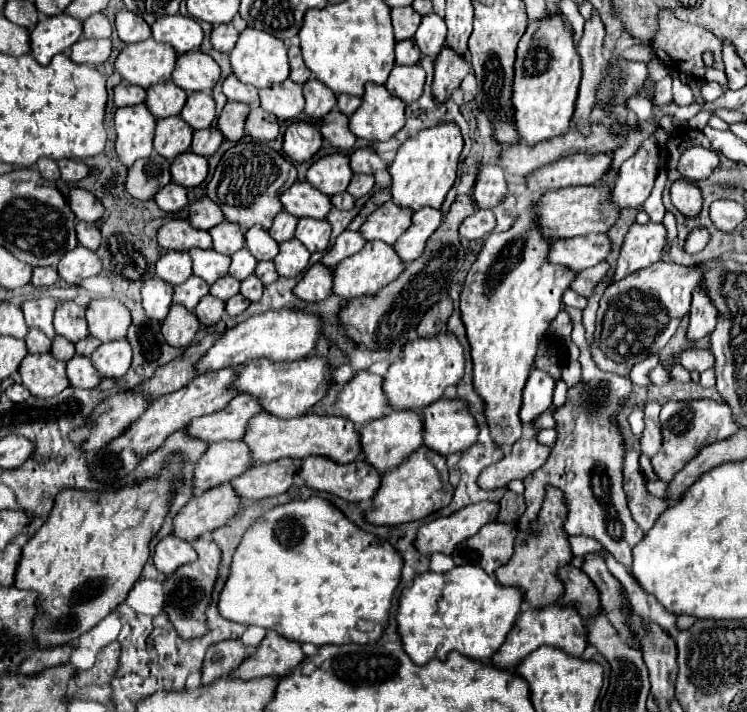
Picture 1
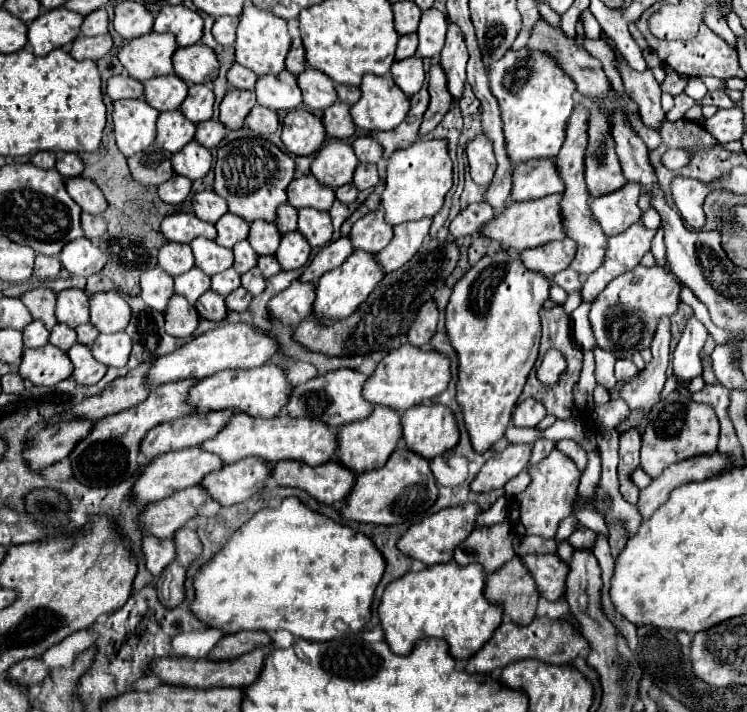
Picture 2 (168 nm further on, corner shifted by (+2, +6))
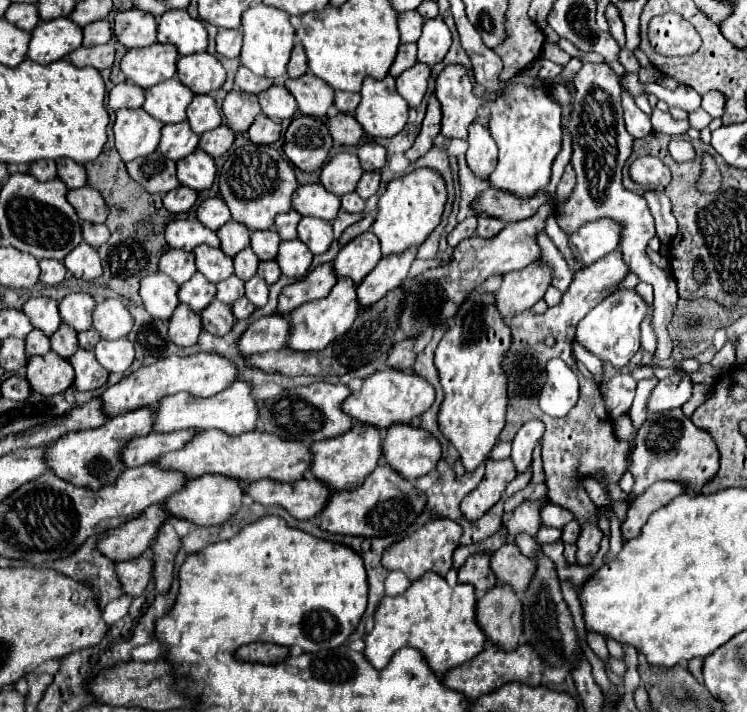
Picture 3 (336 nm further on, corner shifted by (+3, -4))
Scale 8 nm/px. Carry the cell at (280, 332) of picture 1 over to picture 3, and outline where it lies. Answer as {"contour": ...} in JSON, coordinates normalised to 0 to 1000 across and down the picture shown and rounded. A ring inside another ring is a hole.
{"contour":[[[264,494],[250,503],[226,500],[226,503],[210,506],[207,511],[189,514],[189,517],[178,520],[173,528],[167,528],[165,534],[159,534],[157,539],[146,542],[135,553],[135,573],[143,584],[157,584],[162,579],[173,579],[173,576],[183,576],[183,573],[194,573],[194,570],[205,573],[210,567],[210,562],[216,562],[218,556],[237,553],[237,551],[253,551],[256,556],[280,559],[280,556],[301,548],[304,542],[309,542],[315,534],[317,534],[315,514],[293,497]]]}

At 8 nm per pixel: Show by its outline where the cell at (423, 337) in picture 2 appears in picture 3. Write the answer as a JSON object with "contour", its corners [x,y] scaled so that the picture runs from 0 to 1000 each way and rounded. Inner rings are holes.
{"contour":[[[537,478],[531,480],[518,503],[518,514],[537,520],[537,522],[548,522],[553,517],[556,508],[556,494],[553,494],[553,480],[556,478]]]}

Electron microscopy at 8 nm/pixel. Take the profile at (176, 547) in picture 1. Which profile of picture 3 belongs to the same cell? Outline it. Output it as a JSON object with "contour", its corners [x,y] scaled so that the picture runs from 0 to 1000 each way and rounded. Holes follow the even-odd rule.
{"contour":[[[186,781],[154,792],[154,806],[165,826],[165,834],[173,834],[178,840],[189,837],[189,831],[202,815],[202,803],[205,803],[205,789],[197,781]]]}

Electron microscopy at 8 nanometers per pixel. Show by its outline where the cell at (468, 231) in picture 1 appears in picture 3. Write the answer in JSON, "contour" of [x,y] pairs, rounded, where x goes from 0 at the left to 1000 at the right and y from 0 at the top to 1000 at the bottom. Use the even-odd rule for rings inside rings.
{"contour":[[[631,303],[631,306],[620,309],[617,315],[612,315],[612,317],[609,317],[609,323],[606,323],[606,326],[601,326],[601,331],[598,331],[598,343],[601,343],[604,348],[609,348],[617,337],[631,334],[631,331],[636,329],[636,320],[639,320],[639,306],[636,306],[636,303]]]}

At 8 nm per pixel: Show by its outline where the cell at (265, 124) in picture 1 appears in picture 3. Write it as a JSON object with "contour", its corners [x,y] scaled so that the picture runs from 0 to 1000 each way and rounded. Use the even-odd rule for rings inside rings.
{"contour":[[[347,160],[333,180],[333,191],[341,202],[365,202],[376,191],[376,174],[355,160]]]}

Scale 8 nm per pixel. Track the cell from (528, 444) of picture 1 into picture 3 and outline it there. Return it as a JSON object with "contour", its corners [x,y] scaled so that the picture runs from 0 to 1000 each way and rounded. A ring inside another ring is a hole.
{"contour":[[[684,643],[679,646],[652,646],[652,660],[644,680],[628,691],[617,705],[617,719],[628,730],[641,730],[660,708],[668,705],[676,683],[692,669]]]}

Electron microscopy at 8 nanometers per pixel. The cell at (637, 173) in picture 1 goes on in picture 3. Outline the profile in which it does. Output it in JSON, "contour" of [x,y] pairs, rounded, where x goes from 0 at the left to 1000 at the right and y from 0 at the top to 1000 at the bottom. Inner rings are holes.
{"contour":[[[797,309],[778,317],[770,329],[762,331],[762,348],[767,365],[778,374],[799,368],[813,354],[826,351],[831,317],[821,309]]]}

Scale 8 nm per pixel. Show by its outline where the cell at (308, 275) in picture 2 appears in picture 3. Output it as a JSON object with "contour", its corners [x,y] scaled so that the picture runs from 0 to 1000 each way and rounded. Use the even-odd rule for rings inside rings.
{"contour":[[[443,368],[424,374],[403,393],[379,404],[379,410],[373,413],[368,441],[387,444],[398,430],[438,416],[438,410],[446,404],[448,396],[451,396],[451,390],[448,390],[448,382],[443,376]]]}

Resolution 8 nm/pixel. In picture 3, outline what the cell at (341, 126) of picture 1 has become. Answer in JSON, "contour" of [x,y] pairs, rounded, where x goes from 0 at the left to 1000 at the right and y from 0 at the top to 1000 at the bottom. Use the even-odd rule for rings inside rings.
{"contour":[[[451,160],[440,169],[440,185],[448,199],[454,202],[478,202],[486,191],[483,174],[470,160]]]}

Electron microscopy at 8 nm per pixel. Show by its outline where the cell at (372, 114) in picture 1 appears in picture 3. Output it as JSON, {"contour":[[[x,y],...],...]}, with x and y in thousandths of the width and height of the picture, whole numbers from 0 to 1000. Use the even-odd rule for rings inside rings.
{"contour":[[[521,104],[510,112],[491,110],[483,124],[483,143],[475,166],[499,194],[521,194],[534,188],[545,174],[548,146],[534,135],[529,110]]]}

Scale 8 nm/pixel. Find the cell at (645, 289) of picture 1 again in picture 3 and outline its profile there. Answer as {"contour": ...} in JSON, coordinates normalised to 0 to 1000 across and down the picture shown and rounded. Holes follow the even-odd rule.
{"contour":[[[823,407],[772,455],[770,478],[807,508],[818,508],[823,517],[834,517],[855,492],[858,483],[855,455],[861,452],[863,438],[866,427],[850,407]]]}

